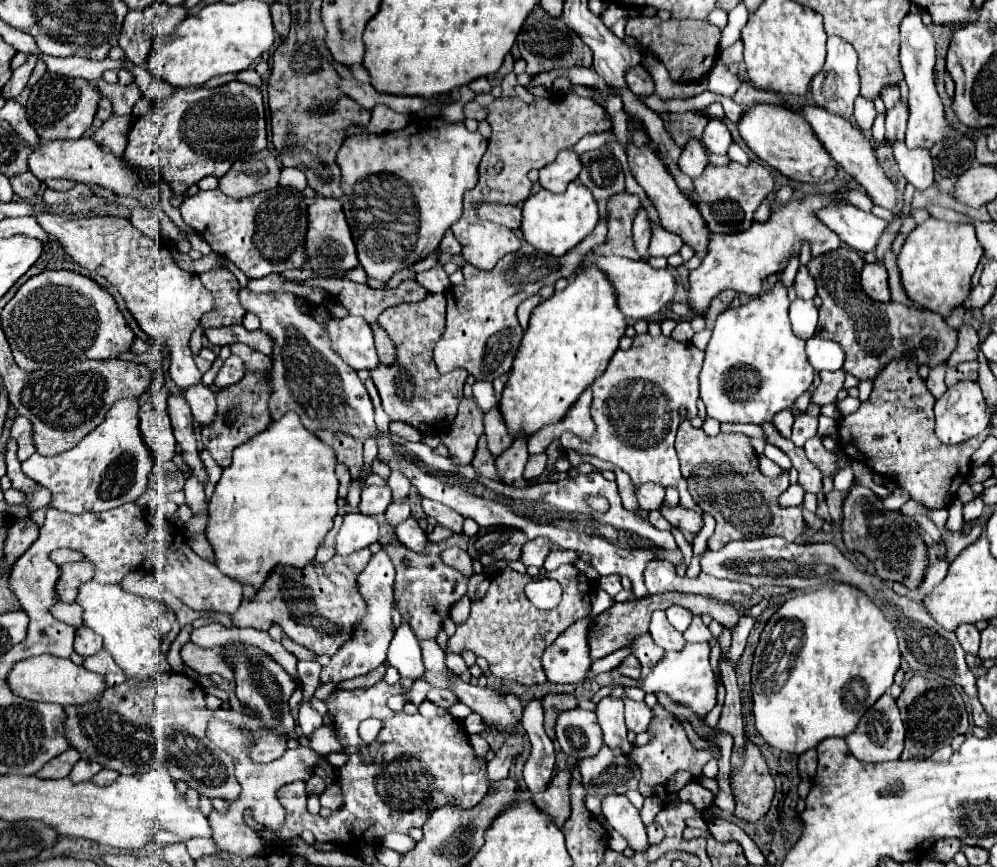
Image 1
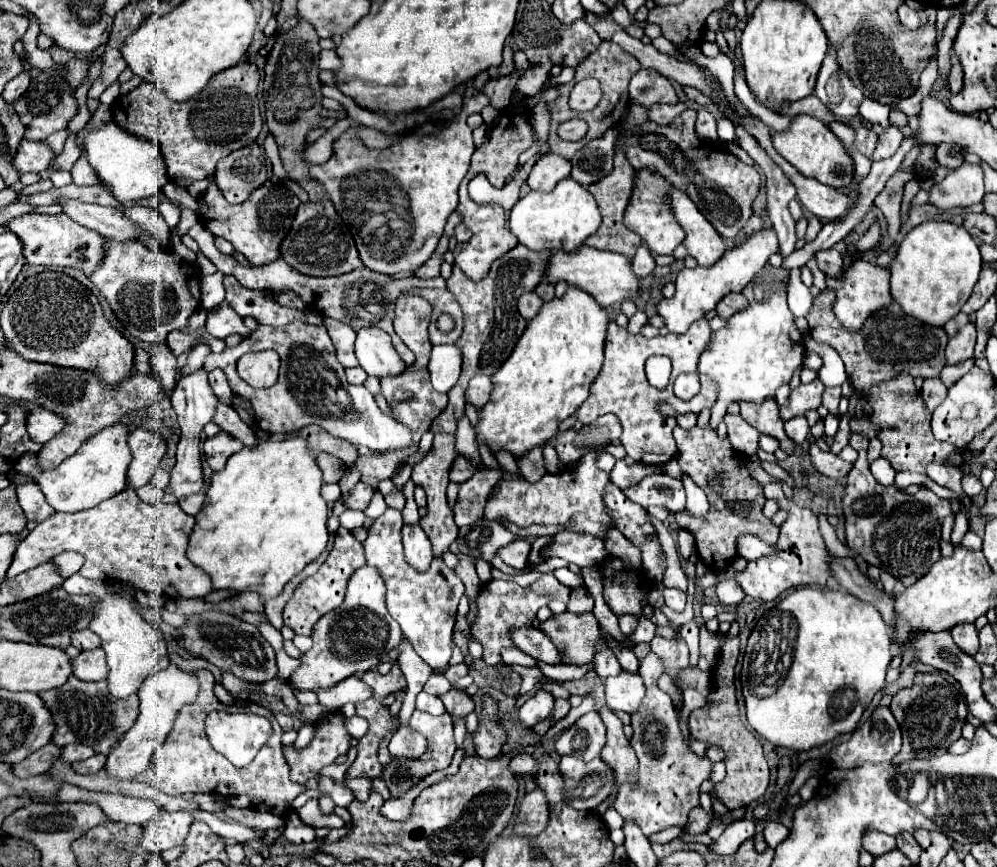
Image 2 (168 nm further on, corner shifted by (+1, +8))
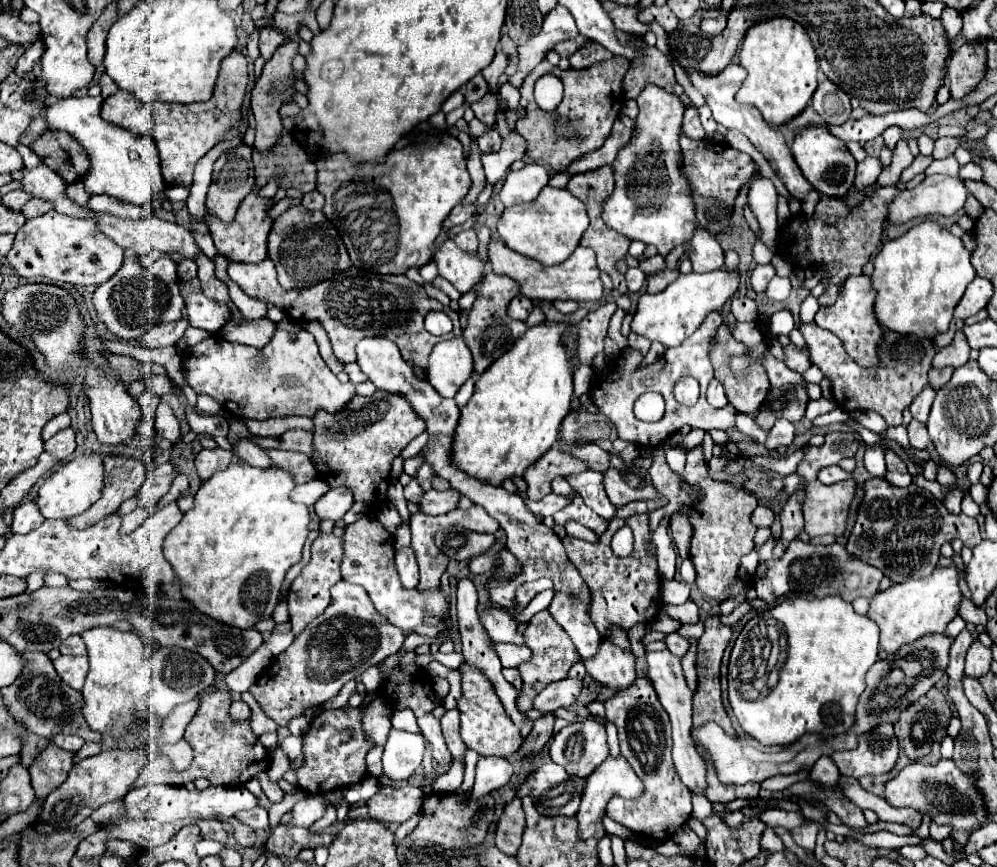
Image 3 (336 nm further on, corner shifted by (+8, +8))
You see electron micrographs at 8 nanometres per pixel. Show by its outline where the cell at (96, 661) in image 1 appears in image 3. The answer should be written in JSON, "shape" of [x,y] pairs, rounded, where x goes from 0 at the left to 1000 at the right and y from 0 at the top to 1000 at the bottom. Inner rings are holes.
{"shape":[[[60,755],[54,762],[54,769],[58,774],[58,779],[62,781],[64,788],[68,788],[74,795],[82,795],[86,779],[88,779],[88,758],[80,755],[80,758],[68,758],[68,755]]]}

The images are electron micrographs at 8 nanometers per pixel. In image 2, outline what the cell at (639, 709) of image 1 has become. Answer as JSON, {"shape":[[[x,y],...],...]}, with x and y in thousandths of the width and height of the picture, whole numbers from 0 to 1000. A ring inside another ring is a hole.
{"shape":[[[623,772],[621,779],[607,783],[607,802],[613,818],[637,822],[647,802],[647,790],[641,779]]]}

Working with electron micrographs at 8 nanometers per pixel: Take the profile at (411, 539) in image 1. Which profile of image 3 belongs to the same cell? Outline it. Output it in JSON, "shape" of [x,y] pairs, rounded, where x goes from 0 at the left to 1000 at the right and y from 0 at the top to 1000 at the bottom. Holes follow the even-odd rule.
{"shape":[[[401,631],[397,633],[397,654],[399,663],[405,677],[417,677],[419,675],[419,652],[417,652],[417,640],[413,638],[411,631]]]}

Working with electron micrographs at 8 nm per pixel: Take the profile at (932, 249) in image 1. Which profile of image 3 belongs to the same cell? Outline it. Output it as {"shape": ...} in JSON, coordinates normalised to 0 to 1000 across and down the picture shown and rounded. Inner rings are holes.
{"shape":[[[925,255],[905,273],[885,283],[877,299],[875,326],[881,336],[877,359],[881,373],[893,382],[937,389],[951,382],[957,354],[967,340],[969,329],[979,319],[973,303],[973,290],[965,276],[945,264],[937,255]]]}

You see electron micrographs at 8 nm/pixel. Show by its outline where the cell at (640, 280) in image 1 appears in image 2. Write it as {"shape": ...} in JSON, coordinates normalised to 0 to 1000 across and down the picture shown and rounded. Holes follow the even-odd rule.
{"shape":[[[585,283],[579,292],[559,290],[551,296],[547,326],[557,329],[563,322],[569,324],[571,329],[581,331],[587,338],[591,338],[605,354],[611,354],[615,349],[623,349],[627,345],[633,345],[635,340],[639,340],[639,333],[641,333],[641,326],[643,326],[637,319],[633,306],[629,303],[629,299],[625,294],[613,292],[613,290],[601,290],[601,287],[595,287],[595,285],[589,285],[589,283]]]}

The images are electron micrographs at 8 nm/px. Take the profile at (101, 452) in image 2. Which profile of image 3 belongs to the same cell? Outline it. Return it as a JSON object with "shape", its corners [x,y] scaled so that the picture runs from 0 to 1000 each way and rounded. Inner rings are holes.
{"shape":[[[82,522],[44,552],[36,580],[46,599],[70,599],[84,592],[96,576],[100,576],[100,559],[104,559],[104,527],[100,522]]]}

